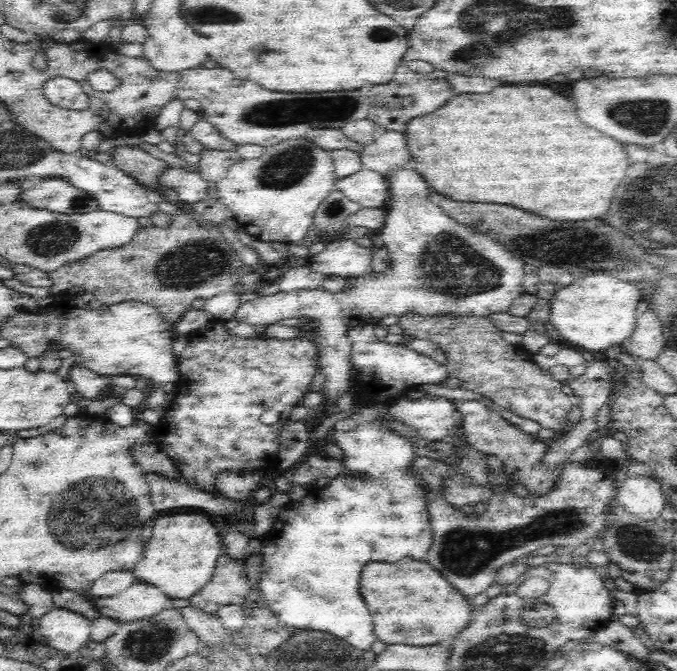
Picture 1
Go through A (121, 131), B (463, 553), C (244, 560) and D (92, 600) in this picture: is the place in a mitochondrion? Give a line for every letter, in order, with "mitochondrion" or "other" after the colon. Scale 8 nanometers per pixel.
A: other
B: mitochondrion
C: other
D: other

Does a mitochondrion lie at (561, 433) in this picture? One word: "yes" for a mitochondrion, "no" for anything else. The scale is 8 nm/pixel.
no

